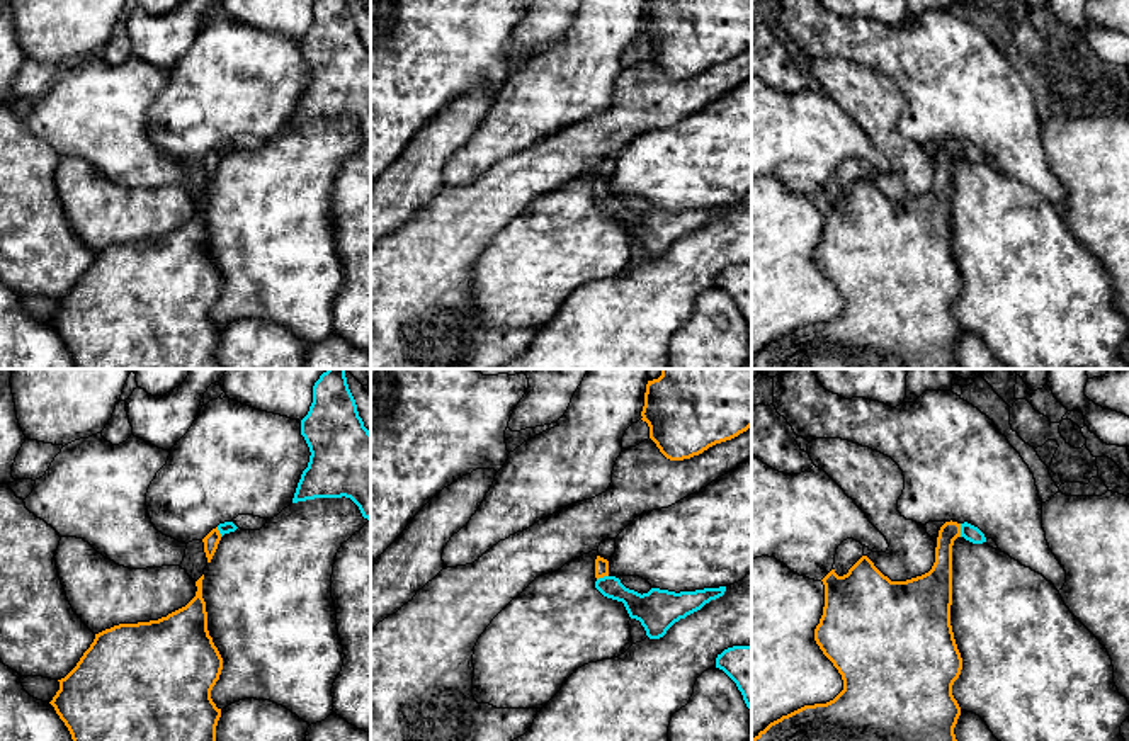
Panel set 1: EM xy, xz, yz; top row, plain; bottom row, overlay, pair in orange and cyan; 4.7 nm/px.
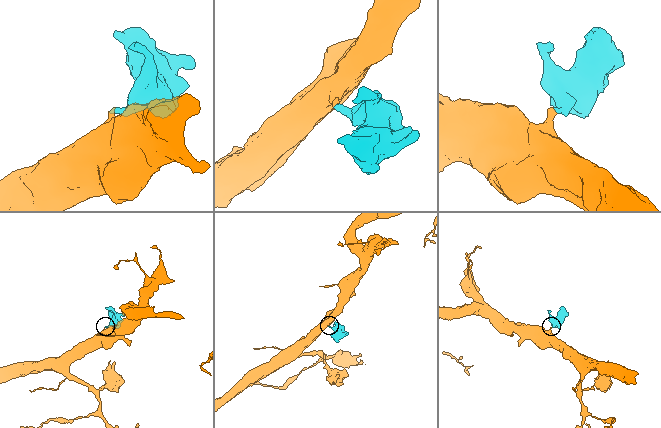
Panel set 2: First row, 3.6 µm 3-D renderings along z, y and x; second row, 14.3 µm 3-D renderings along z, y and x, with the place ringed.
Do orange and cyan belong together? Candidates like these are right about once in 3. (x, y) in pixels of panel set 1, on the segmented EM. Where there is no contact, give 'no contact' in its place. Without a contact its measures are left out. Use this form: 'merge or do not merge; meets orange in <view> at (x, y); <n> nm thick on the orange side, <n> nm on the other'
merge; meets orange in yz at (959, 531); 120 nm thick on the orange side, 80 nm on the other

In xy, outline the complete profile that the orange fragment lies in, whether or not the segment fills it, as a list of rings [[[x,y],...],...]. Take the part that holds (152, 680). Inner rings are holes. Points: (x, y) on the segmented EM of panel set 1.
[[[204,574],[196,581],[196,597],[158,620],[119,624],[95,634],[77,666],[60,682],[49,702],[68,727],[73,741],[216,741],[221,709],[211,699],[219,680],[223,658],[207,631],[202,598]]]

